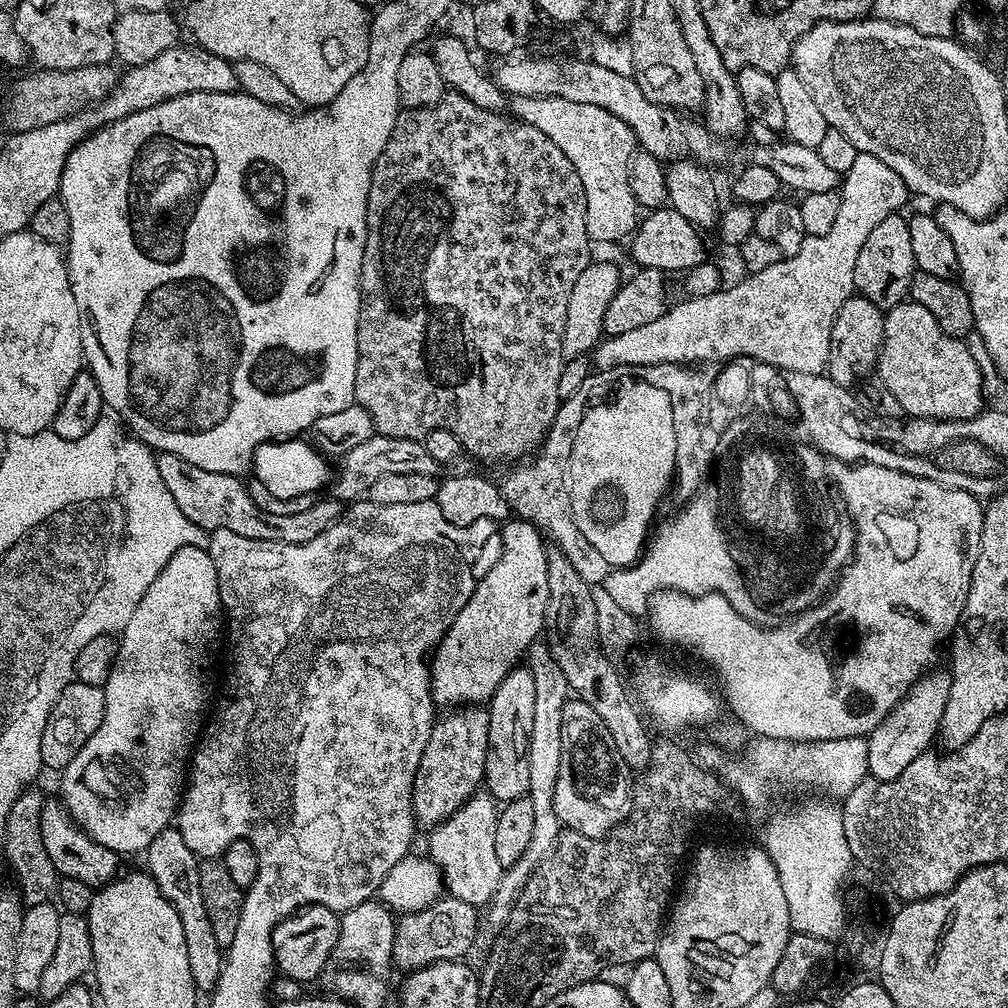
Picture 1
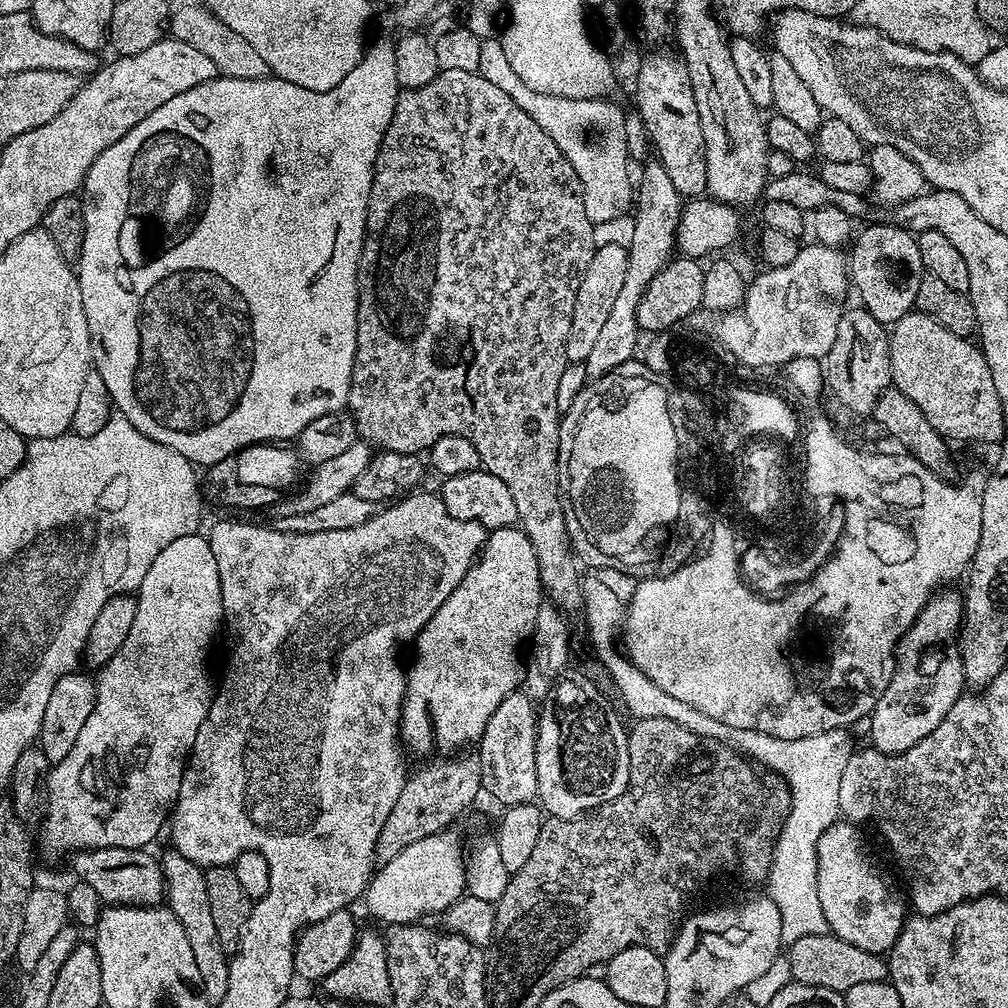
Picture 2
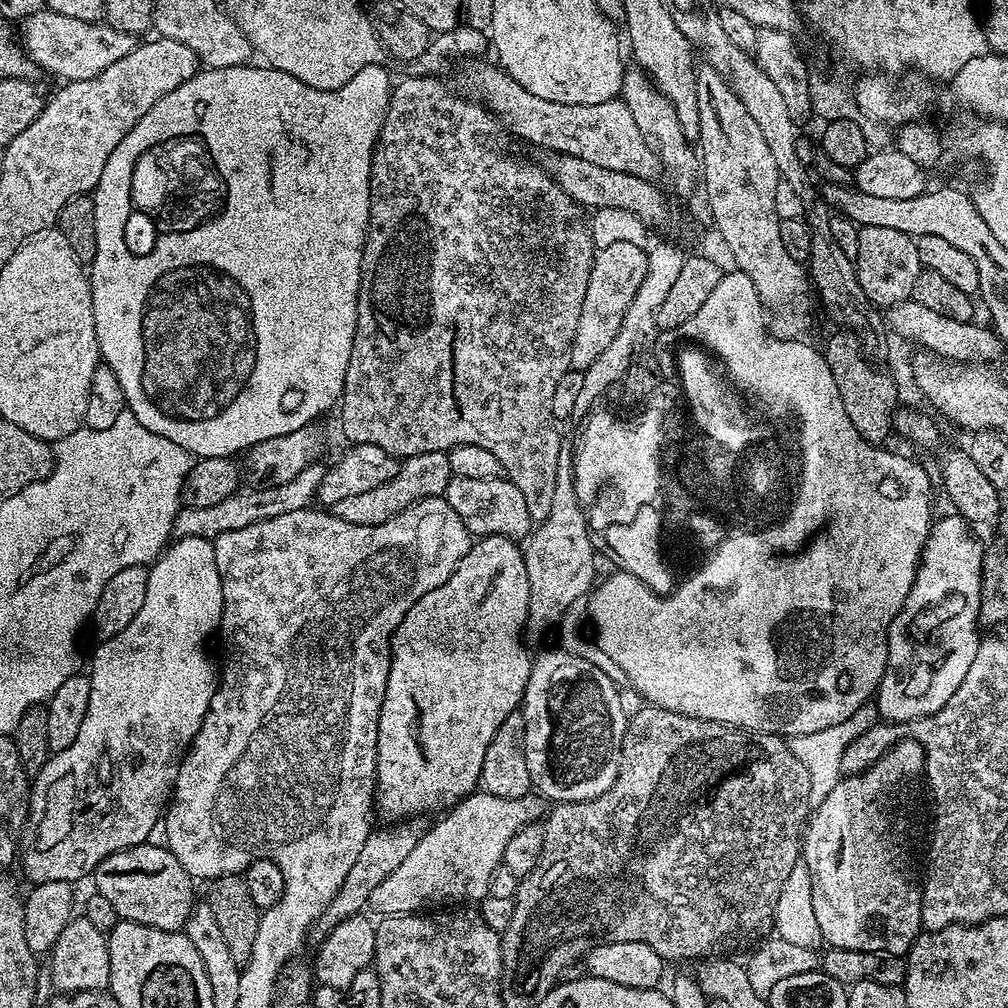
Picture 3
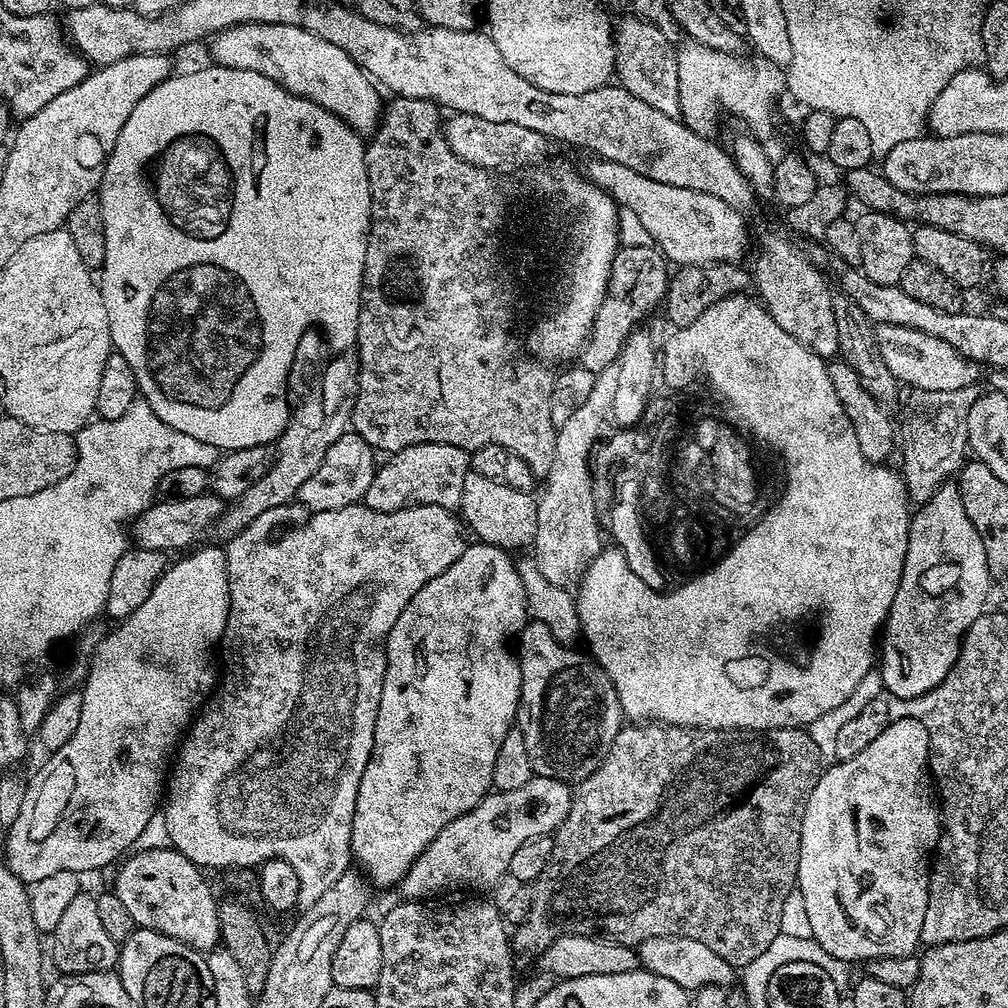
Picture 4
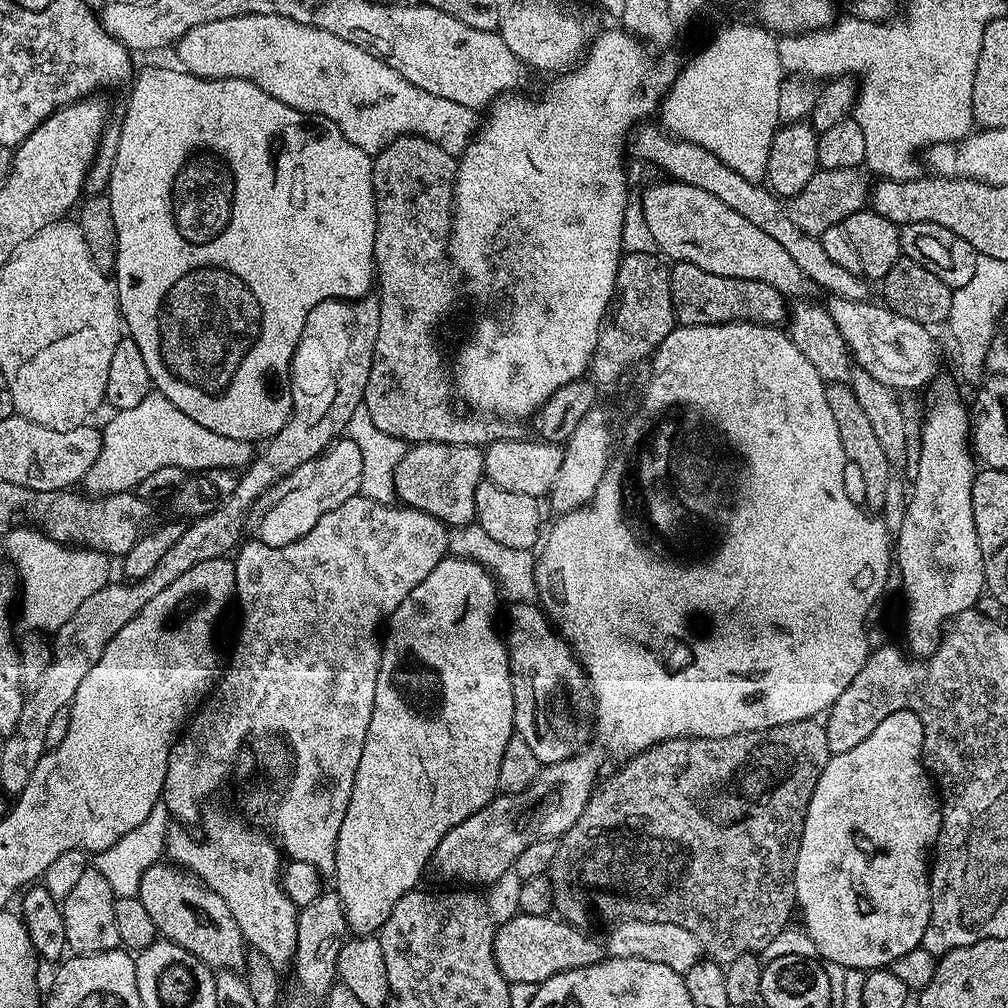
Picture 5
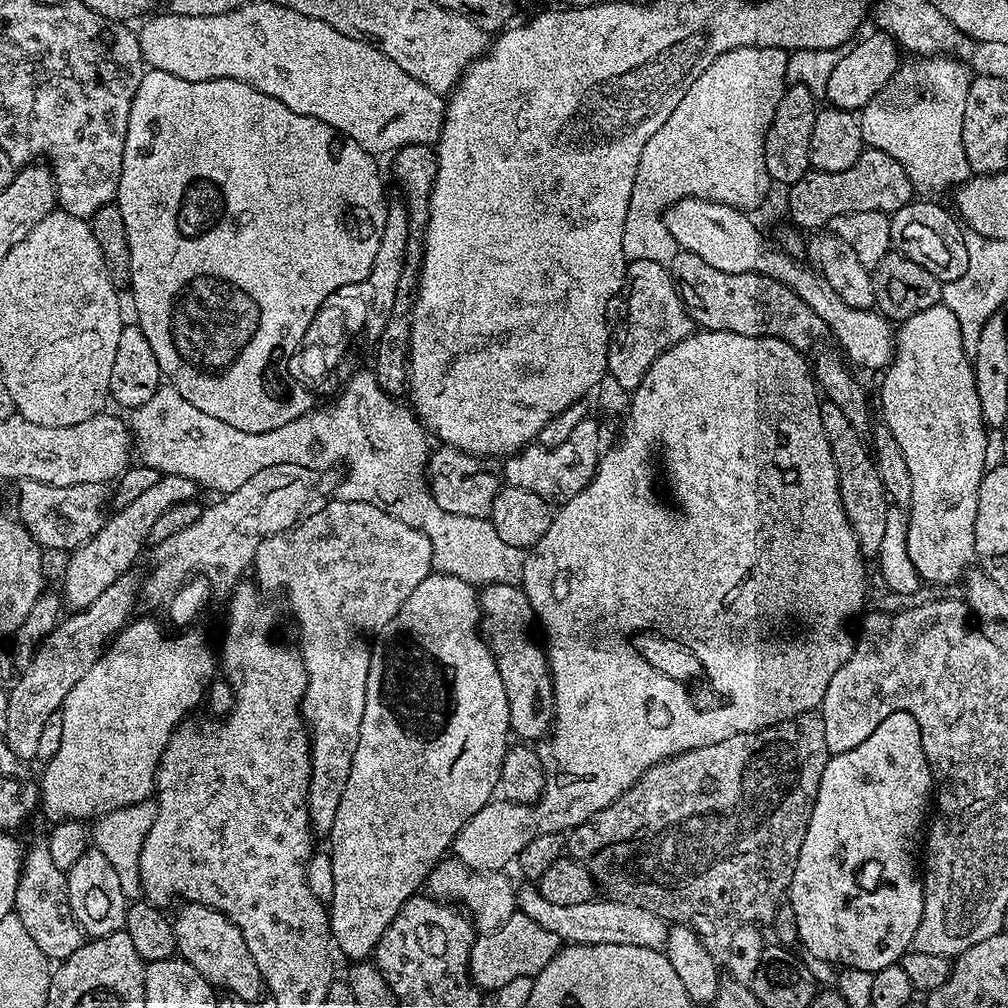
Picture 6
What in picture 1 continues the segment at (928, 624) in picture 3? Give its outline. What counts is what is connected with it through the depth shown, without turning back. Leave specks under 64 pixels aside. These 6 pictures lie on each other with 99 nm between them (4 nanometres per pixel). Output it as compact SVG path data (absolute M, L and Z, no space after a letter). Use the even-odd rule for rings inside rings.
M929 670L921 675L919 680L890 710L888 717L878 725L873 732L868 733L868 776L874 780L893 780L914 762L914 758L933 747L940 731L942 714L946 710L946 698L950 690L951 675L947 671Z

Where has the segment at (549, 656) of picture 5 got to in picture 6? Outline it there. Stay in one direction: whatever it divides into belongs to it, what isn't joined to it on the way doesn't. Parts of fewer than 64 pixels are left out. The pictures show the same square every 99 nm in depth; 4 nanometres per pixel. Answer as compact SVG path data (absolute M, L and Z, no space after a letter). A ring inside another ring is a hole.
M486 584L483 585L482 591L479 593L478 599L480 601L480 611L482 613L480 618L480 630L484 638L484 643L488 645L488 649L492 651L492 656L496 659L498 666L498 675L502 677L502 686L506 686L506 702L510 706L510 722L515 731L520 731L519 739L524 742L536 742L539 738L547 737L553 723L554 723L554 705L552 703L552 672L548 668L548 658L545 649L541 647L536 640L532 637L532 624L534 628L534 617L532 615L532 607L530 606L530 598L526 598L523 587L520 584Z

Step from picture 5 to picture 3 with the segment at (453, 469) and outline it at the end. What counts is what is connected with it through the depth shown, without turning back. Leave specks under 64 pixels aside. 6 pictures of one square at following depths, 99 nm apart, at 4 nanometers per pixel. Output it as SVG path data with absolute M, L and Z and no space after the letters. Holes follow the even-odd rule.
M448 452L414 454L399 461L394 478L382 482L382 486L374 486L374 490L365 490L362 494L350 494L350 498L334 502L330 506L330 511L332 515L342 518L342 522L351 522L354 526L378 526L394 518L394 514L410 507L414 502L431 496L443 496L452 477Z

